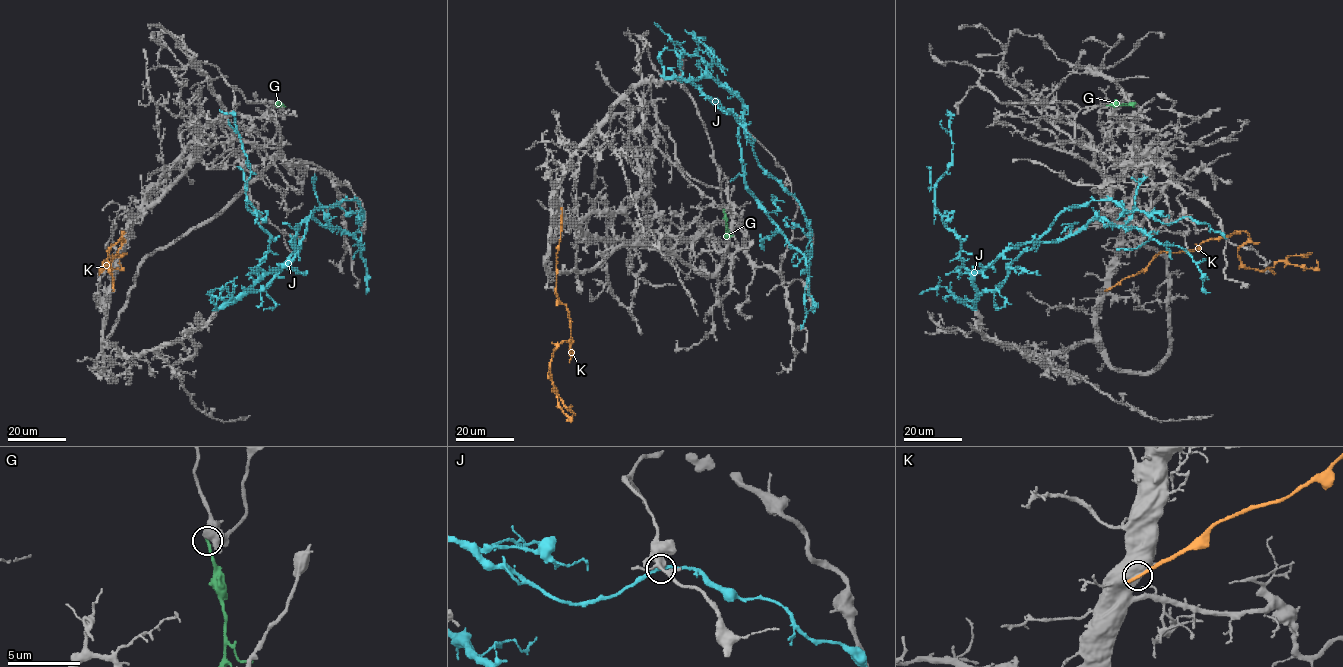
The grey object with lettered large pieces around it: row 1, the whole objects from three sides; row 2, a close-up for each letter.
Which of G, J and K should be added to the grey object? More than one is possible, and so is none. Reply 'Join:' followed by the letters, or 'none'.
Join: G, J

